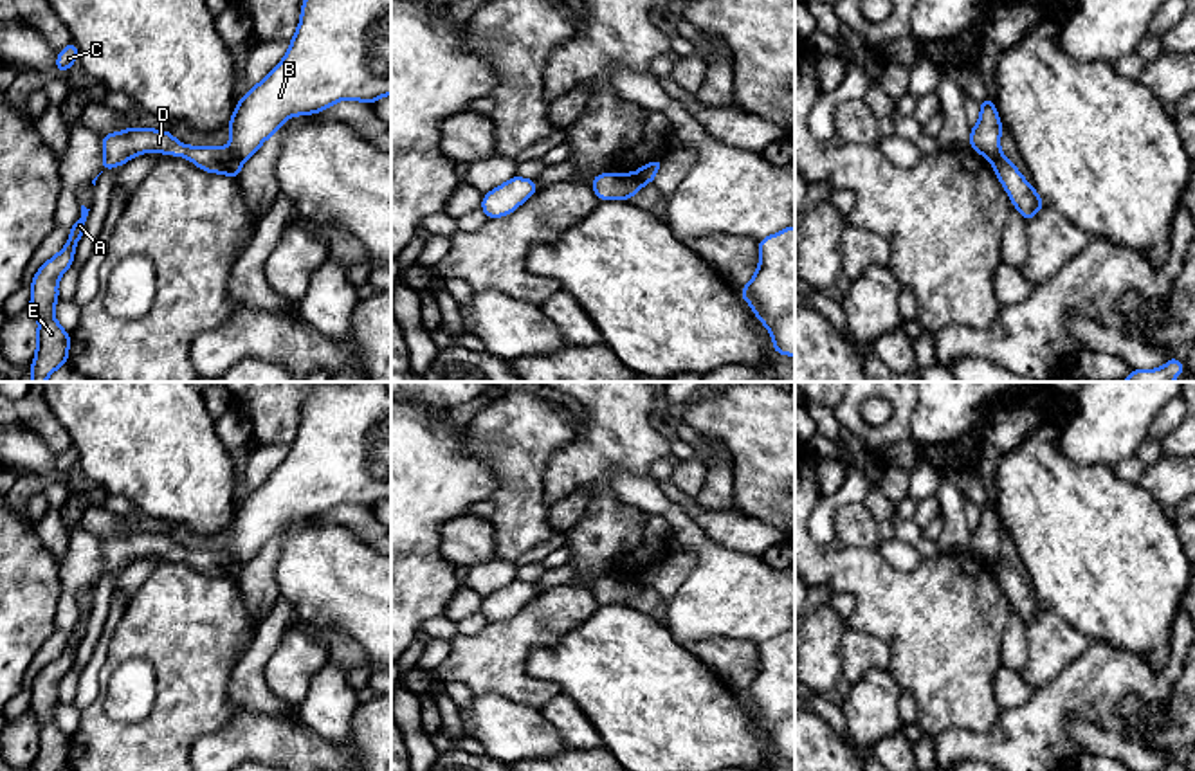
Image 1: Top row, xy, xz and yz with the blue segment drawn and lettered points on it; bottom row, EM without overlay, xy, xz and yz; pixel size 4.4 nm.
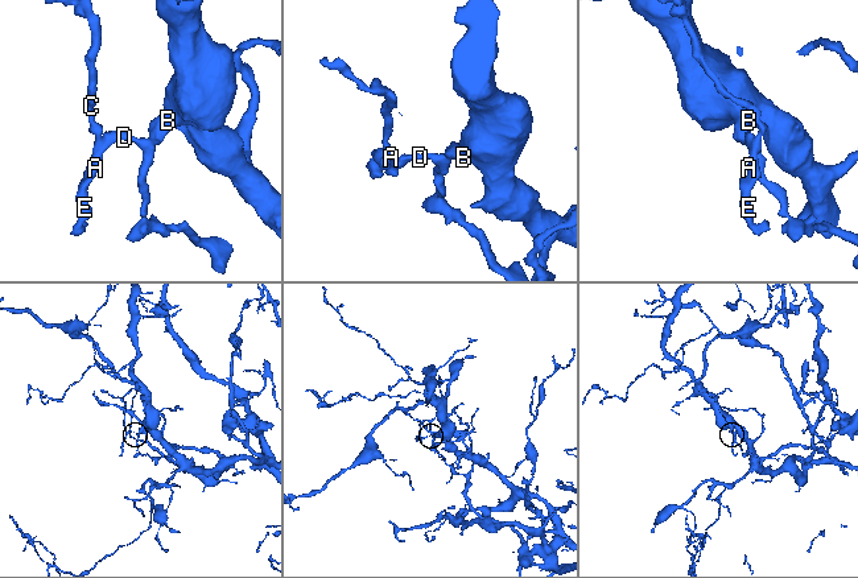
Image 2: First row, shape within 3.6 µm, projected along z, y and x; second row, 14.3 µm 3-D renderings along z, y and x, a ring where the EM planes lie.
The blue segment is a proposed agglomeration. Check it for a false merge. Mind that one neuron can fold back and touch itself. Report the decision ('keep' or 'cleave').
cleave

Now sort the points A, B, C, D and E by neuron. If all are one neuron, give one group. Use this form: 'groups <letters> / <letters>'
groups A C D E / B

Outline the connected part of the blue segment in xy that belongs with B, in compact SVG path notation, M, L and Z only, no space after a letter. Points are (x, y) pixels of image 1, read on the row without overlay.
M384 382L314 384L285 461L238 503L227 553L245 567L294 519L312 519L344 503L373 508L384 499L391 499L391 389Z

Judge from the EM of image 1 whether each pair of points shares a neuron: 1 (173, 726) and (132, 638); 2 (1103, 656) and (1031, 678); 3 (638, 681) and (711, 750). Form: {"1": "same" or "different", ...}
{"1": "same", "2": "different", "3": "same"}

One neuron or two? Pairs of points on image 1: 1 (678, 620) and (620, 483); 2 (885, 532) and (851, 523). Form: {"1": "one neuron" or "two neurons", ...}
{"1": "one neuron", "2": "two neurons"}

